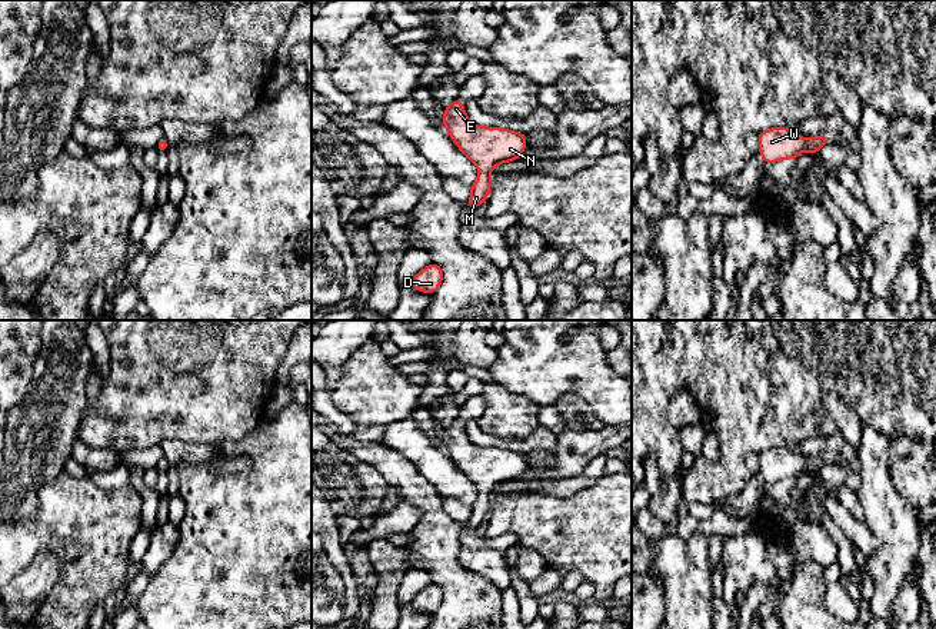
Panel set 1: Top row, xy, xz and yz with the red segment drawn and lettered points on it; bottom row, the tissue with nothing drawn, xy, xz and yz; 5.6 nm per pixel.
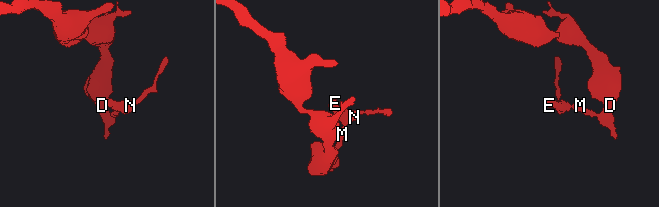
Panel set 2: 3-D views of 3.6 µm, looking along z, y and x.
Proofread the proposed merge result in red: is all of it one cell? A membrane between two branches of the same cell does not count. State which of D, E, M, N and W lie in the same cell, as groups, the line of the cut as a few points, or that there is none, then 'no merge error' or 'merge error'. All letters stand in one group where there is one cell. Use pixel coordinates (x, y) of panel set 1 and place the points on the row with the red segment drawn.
groups D E M N W; cut none; no merge error

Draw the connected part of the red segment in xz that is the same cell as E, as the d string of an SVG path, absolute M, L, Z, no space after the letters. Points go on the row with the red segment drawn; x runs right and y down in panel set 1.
M459 97L444 107L444 116L440 120L449 137L480 172L470 186L467 202L469 209L474 210L487 200L492 190L489 176L492 170L502 163L517 160L524 153L527 137L522 132L473 124Z

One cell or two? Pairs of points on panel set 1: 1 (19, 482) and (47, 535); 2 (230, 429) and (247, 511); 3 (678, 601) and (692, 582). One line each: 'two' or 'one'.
1: two
2: two
3: one

